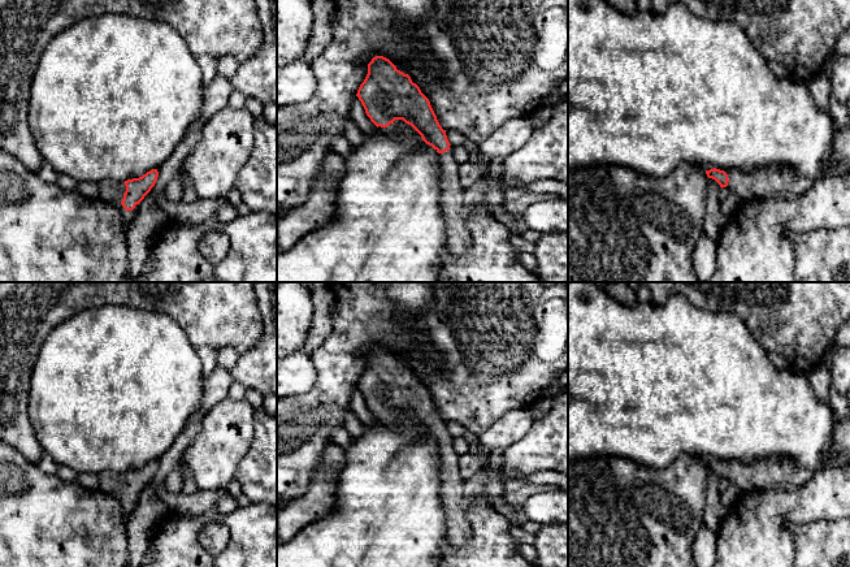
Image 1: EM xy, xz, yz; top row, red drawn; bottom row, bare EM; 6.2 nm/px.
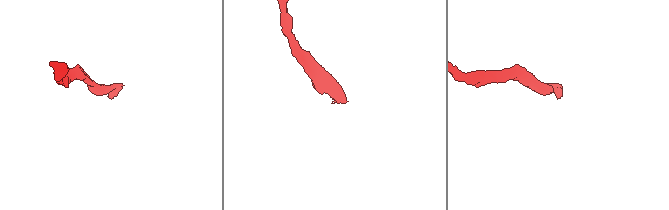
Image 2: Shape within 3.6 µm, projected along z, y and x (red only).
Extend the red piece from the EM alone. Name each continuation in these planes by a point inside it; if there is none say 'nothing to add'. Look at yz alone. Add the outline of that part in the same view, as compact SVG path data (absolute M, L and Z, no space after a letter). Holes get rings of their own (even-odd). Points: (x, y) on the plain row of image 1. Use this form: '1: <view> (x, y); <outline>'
1: yz (770, 474); M850 417L836 423L833 430L834 445L825 455L821 468L811 471L802 468L792 459L764 458L751 464L741 462L724 462L728 466L728 482L733 482L740 494L753 490L776 490L799 488L818 472L840 467L850 462Z

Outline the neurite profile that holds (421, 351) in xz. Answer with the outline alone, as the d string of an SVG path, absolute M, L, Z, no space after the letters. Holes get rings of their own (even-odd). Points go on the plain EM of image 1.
M416 341L407 351L395 351L394 356L398 362L408 365L408 359L413 356L424 368L424 373L419 377L420 381L430 377L442 377L444 371L439 359L431 356L433 347L430 343Z

